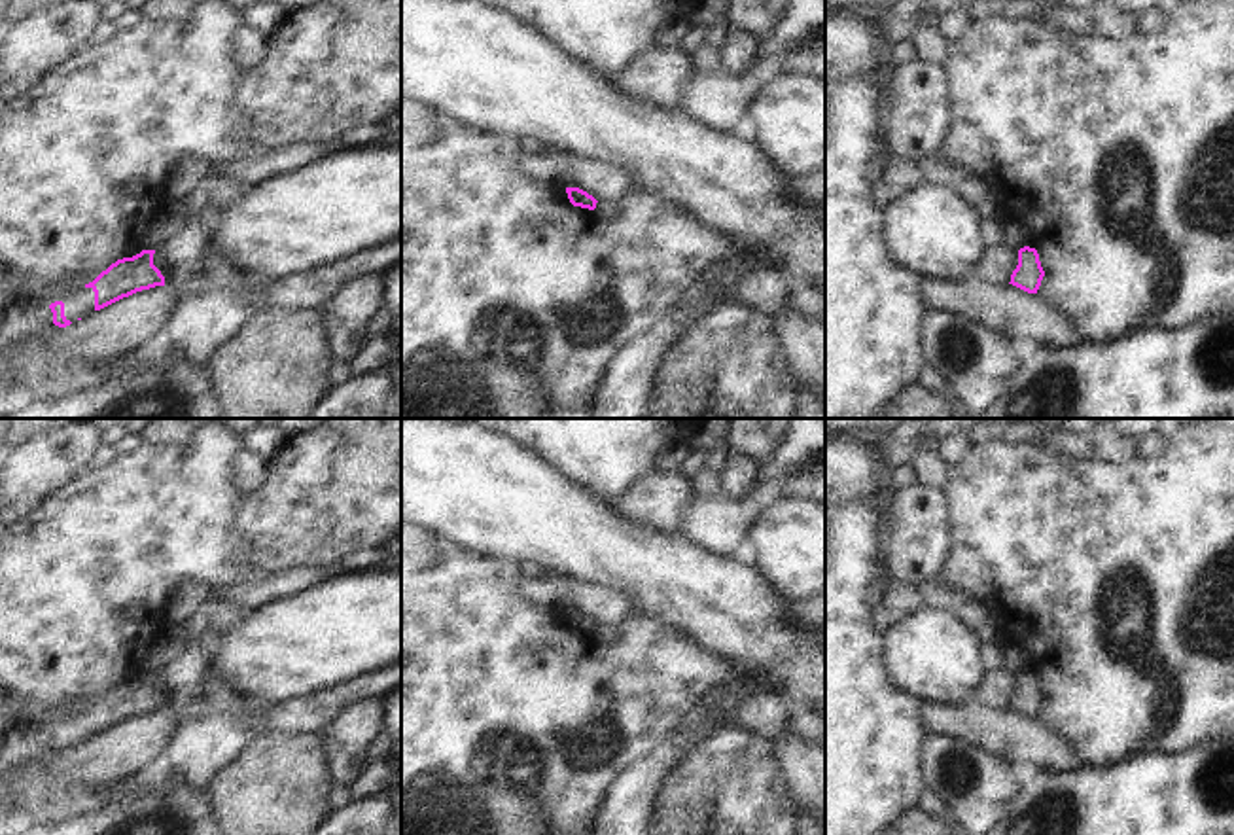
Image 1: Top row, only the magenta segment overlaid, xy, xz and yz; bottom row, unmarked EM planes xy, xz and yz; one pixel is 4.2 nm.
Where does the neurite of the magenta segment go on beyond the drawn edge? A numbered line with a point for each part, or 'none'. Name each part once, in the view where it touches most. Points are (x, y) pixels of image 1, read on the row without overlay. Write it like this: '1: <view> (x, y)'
none

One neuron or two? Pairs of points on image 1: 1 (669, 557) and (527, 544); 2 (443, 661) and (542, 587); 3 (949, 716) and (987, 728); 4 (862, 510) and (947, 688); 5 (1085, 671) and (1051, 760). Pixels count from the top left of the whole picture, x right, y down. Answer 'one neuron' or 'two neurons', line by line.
1: one neuron
2: two neurons
3: one neuron
4: two neurons
5: two neurons

